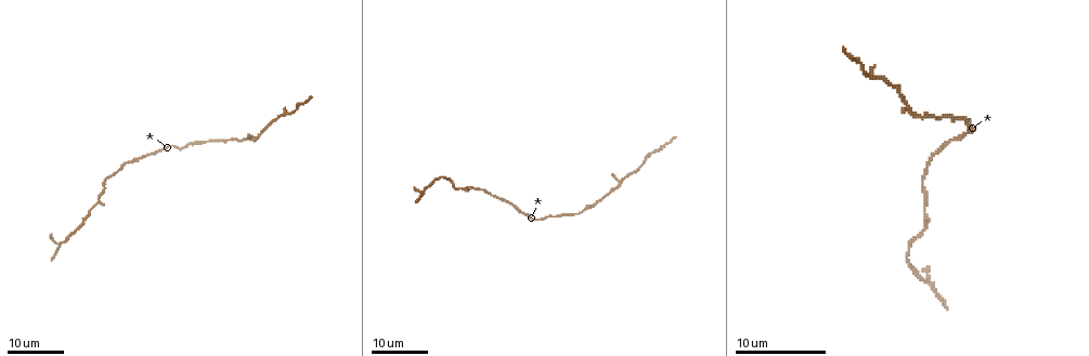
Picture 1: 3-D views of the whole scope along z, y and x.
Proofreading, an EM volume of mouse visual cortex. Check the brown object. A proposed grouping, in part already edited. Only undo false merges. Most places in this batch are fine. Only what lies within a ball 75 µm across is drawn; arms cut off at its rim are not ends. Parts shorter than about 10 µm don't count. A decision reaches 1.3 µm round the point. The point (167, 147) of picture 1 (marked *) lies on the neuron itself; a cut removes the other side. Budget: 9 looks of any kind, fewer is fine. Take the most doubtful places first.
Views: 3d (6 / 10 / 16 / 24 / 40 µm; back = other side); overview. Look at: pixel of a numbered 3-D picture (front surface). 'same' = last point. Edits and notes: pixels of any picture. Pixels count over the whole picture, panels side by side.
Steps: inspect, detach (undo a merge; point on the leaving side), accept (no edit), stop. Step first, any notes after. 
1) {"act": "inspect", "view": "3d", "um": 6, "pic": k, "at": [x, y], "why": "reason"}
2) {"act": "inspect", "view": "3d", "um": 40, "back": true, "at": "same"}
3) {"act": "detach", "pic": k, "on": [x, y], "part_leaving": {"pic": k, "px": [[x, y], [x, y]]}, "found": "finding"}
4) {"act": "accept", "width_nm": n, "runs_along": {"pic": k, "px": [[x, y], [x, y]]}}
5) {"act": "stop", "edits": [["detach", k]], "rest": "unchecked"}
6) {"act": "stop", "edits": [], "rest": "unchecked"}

{"act": "inspect", "view": "3d", "um": 24, "pic": 1, "at": [923, 209], "why": "side arm on a straight run"}

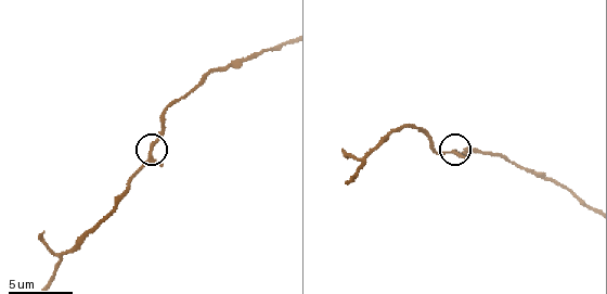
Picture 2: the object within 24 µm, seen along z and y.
{"act": "inspect", "view": "3d", "um": 6, "pic": 2, "at": [151, 152], "why": "zoom in"}

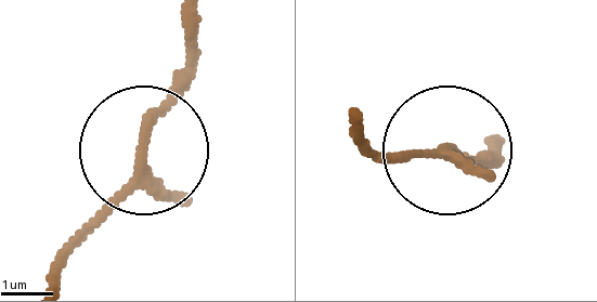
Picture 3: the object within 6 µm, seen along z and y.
{"act": "accept", "arms": 3, "runs_along": {"pic": 3, "px": [[494, 138], [494, 150], [370, 150]]}, "found": "continuous, no second neuron"}

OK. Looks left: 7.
{"act": "inspect", "view": "3d", "um": 10, "pic": 2, "at": [96, 225], "why": "calibre changes"}

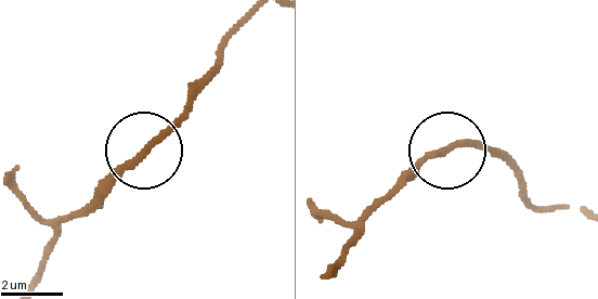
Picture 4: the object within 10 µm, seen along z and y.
{"act": "accept", "runs_along": {"pic": 4, "px": [[241, 20], [178, 120], [88, 210]]}, "found": "one neuron here"}

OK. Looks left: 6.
{"act": "inspect", "view": "3d", "um": 24, "pic": 1, "at": [202, 142], "why": "calibre changes"}

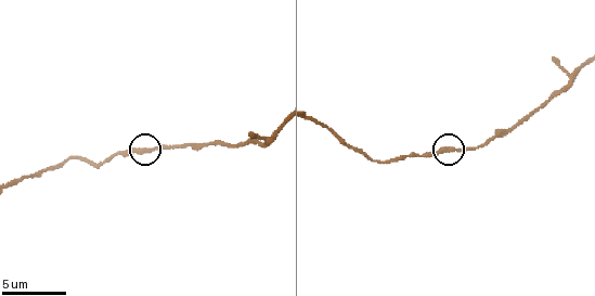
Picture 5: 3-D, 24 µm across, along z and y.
{"act": "inspect", "view": "3d", "um": 6, "pic": 5, "at": [150, 150], "why": "closer look"}

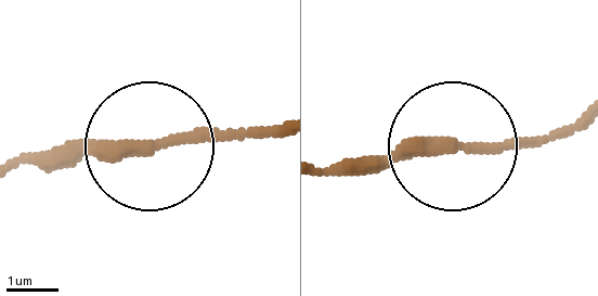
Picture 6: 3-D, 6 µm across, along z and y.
{"act": "accept", "runs_along": {"pic": 6, "px": [[322, 168], [576, 130]]}, "found": "continuous, no second neuron"}

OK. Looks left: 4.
{"act": "inspect", "view": "3d", "um": 10, "pic": 5, "at": [279, 130], "why": "calibre changes"}

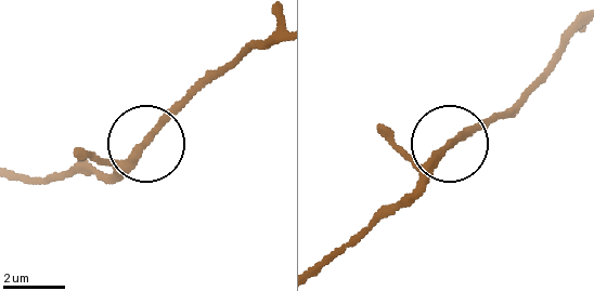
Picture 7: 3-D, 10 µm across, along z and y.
{"act": "inspect", "view": "3d", "um": 6, "pic": 7, "at": [447, 147], "why": "zoom in"}

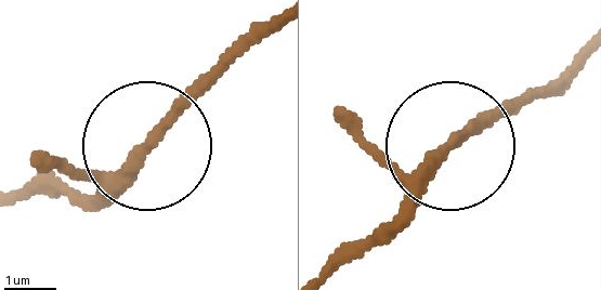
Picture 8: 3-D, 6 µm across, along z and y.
{"act": "accept", "width_nm": 230, "runs_along": {"pic": 8, "px": [[326, 278], [456, 149], [541, 89]]}, "found": "continuous, no second neuron"}

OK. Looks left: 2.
{"act": "stop", "edits": [], "rest": "unchecked"}

